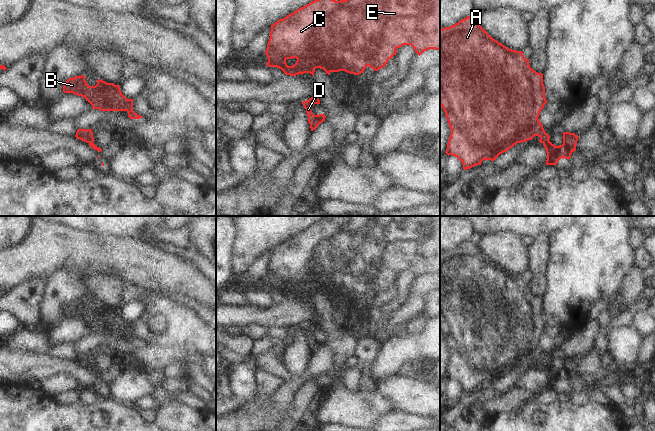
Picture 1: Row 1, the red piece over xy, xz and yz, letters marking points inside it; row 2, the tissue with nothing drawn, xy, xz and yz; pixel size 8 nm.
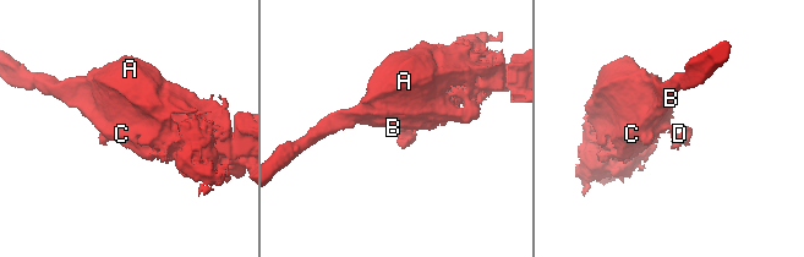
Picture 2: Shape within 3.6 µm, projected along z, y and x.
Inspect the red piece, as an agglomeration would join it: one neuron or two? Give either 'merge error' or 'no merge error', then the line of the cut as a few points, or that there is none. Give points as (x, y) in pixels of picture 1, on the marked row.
merge error | yz (548, 140), (543, 143)

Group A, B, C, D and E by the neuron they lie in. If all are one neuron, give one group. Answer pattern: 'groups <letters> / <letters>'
groups A B C E / D

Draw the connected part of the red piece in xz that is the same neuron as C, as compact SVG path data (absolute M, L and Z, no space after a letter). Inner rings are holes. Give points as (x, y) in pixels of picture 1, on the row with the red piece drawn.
M314 0L271 25L270 38L265 51L268 57L266 65L268 67L277 67L281 69L284 74L290 76L302 75L304 73L310 73L314 76L316 68L323 69L328 75L330 75L331 72L339 71L359 75L364 72L367 66L374 71L385 67L388 60L396 55L396 49L403 45L411 45L419 56L429 49L440 50L440 0ZM292 58L296 58L297 61L294 65L288 66L286 60Z

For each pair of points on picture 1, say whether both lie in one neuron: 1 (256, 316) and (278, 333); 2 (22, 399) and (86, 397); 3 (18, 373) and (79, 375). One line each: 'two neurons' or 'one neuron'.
1: two neurons
2: one neuron
3: one neuron

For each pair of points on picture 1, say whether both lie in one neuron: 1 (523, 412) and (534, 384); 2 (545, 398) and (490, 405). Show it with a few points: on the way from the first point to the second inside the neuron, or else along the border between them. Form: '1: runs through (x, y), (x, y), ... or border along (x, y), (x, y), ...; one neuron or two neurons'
1: border along (534, 399), (530, 399), (506, 413); two neurons
2: border along (538, 393), (533, 399), (528, 400), (513, 410); two neurons

